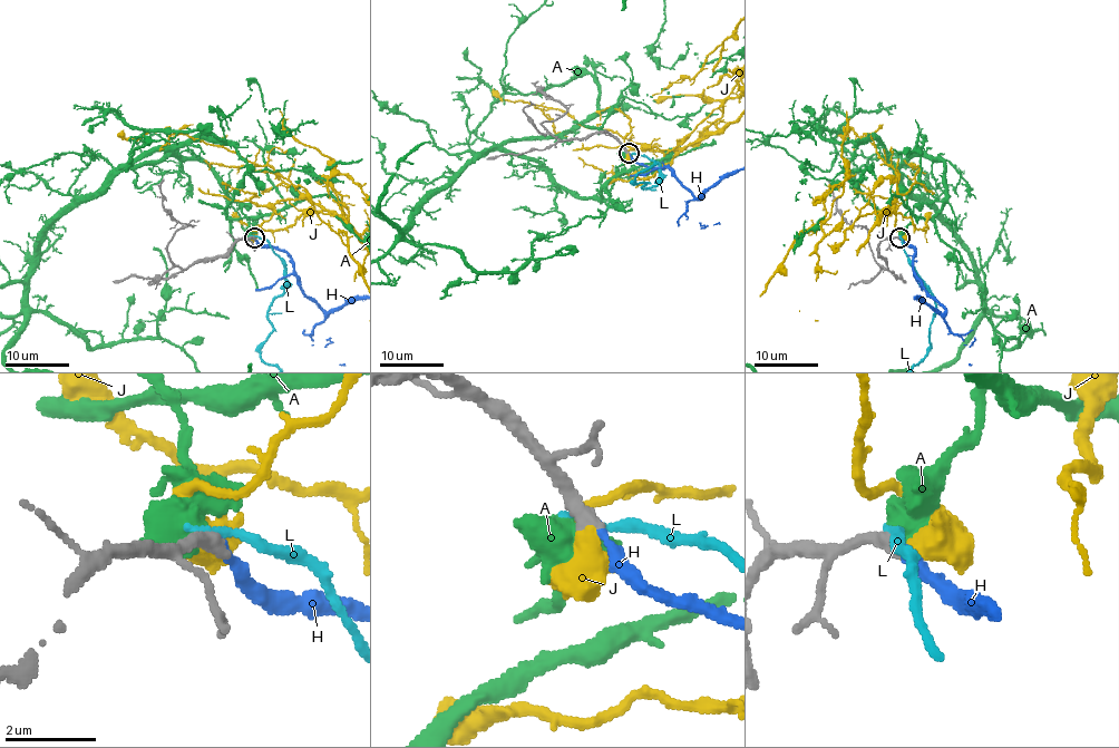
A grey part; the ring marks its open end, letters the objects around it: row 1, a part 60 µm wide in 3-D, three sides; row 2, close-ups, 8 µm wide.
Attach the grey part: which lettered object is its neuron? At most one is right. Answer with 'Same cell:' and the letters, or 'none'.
Same cell: H

